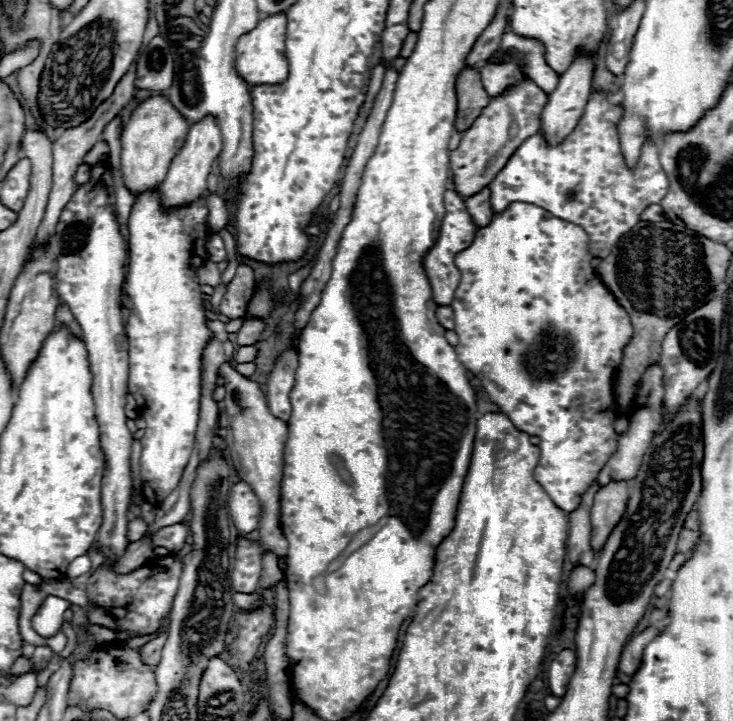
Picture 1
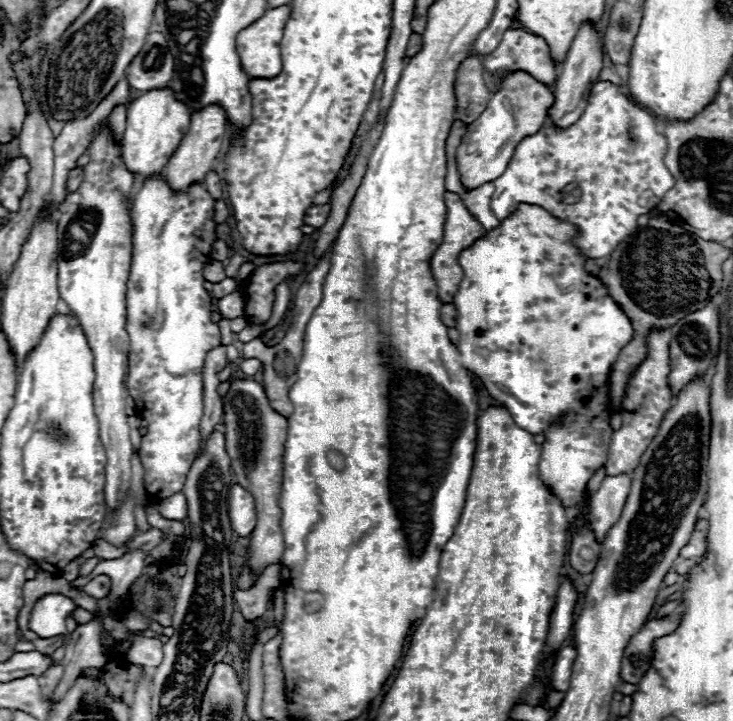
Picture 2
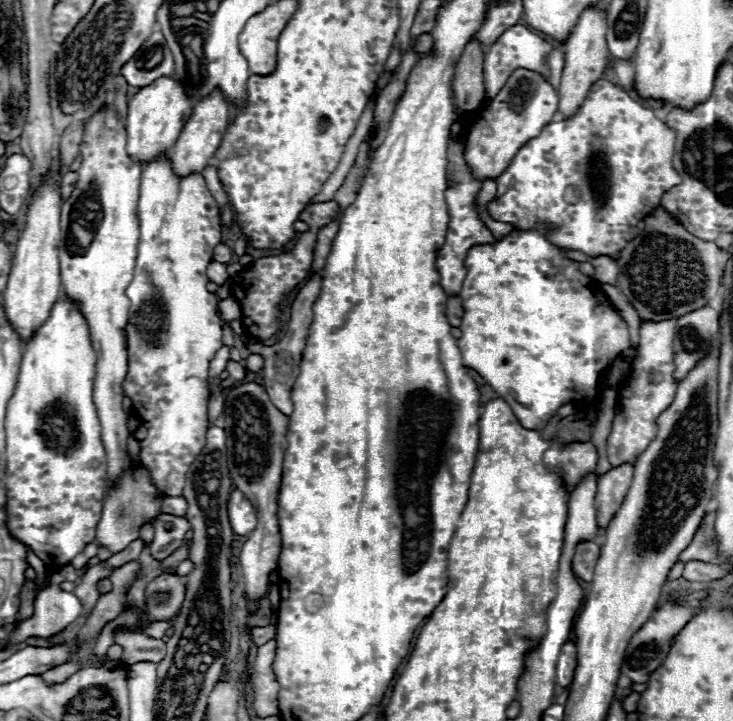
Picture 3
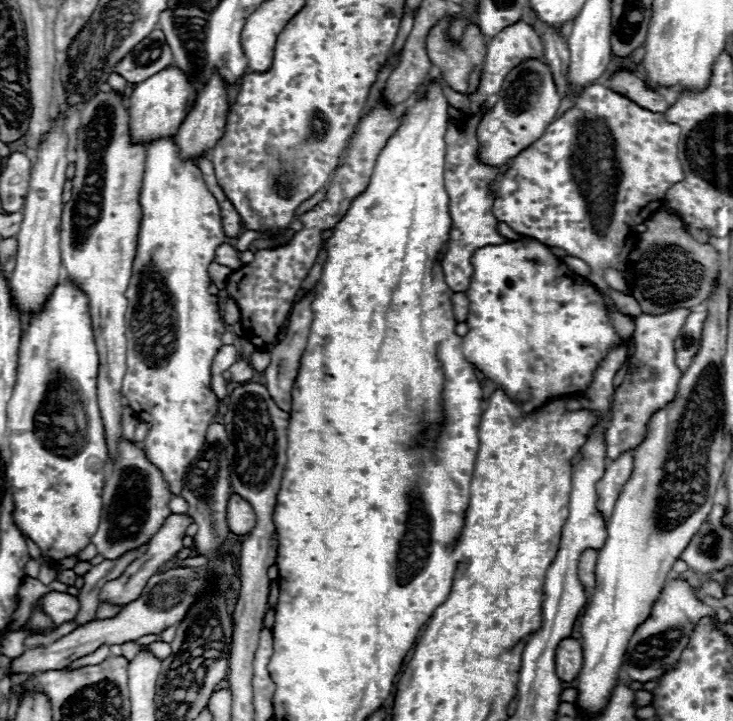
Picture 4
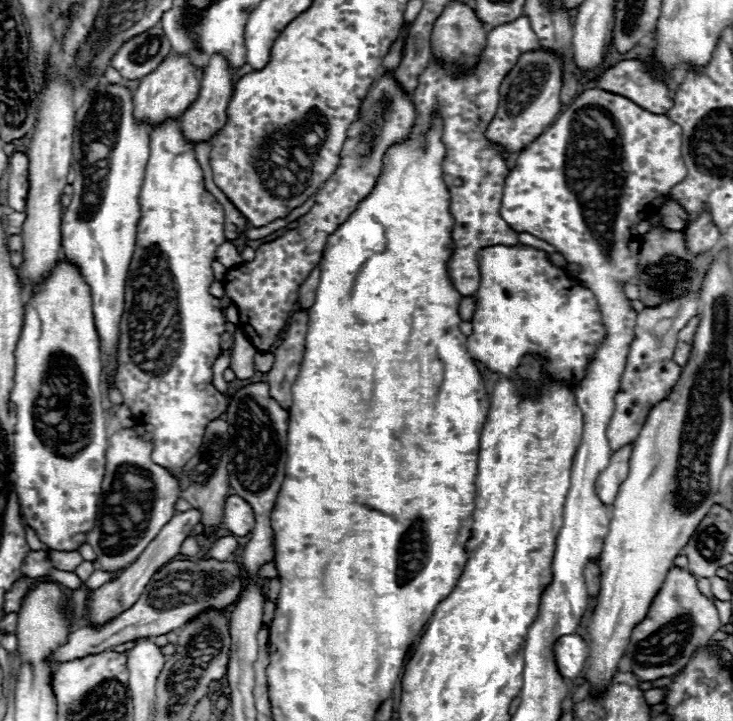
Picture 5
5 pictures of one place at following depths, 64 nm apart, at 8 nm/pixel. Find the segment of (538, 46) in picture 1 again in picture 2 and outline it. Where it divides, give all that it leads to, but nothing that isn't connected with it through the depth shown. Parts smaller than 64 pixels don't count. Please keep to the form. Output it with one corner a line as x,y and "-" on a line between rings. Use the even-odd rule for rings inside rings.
508,28
498,44
498,48
490,54
484,56
482,60
484,64
484,70
498,76
498,78
506,78
512,70
524,70
528,74
532,74
536,80
544,82
544,84
552,84
556,82
556,78
560,76
560,72
556,70
556,66
552,64
552,58
550,58
550,46
546,44
546,40
542,40
540,36
534,36
522,28

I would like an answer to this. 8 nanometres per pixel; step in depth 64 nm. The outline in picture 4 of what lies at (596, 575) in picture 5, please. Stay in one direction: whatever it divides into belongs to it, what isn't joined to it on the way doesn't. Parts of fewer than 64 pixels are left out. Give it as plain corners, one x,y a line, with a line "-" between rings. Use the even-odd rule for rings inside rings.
586,550
580,558
578,574
586,588
594,588
594,584
596,584
596,558
598,558
596,550

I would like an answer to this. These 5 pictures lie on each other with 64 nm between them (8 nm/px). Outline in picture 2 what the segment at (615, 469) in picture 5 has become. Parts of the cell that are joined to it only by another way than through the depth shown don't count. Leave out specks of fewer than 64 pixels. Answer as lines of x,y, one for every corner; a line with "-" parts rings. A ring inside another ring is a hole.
630,474
606,476
600,488
594,492
590,504
590,524
598,542
606,536
606,532
616,524
626,496
630,492

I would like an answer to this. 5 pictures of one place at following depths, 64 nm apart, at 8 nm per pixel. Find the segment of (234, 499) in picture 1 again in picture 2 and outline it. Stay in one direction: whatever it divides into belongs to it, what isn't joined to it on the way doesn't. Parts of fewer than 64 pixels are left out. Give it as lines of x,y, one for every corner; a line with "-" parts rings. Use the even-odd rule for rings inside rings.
242,486
230,488
230,524
238,536
248,536
256,526
254,496

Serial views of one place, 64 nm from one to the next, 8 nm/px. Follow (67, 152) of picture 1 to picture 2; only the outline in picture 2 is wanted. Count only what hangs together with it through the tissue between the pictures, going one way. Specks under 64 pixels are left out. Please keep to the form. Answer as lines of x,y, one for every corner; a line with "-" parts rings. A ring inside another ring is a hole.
122,78
110,92
110,96
106,96
106,100
102,100
102,104
98,104
98,108
94,108
94,112
82,120
72,120
64,126
64,130
60,132
60,136
54,140
54,184
52,184
52,192
50,192
50,204
52,208
56,210
56,206
66,198
66,178
68,178
68,172
76,168
76,160
86,152
88,144
90,144
90,138
92,138
92,130
98,122
104,122
108,118
108,114
112,112
114,106
118,104
126,104
128,102
128,94
130,94
130,84
126,78

